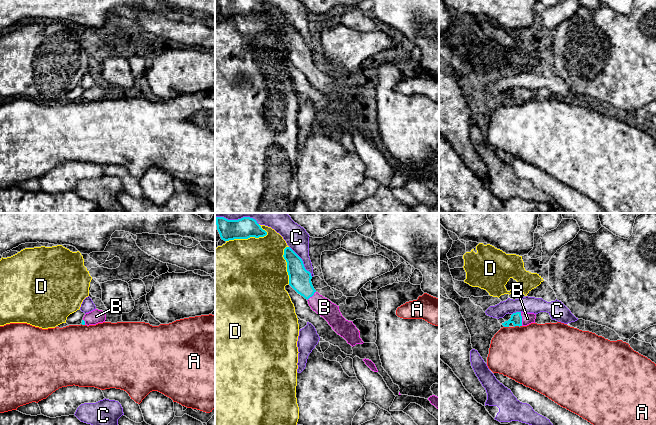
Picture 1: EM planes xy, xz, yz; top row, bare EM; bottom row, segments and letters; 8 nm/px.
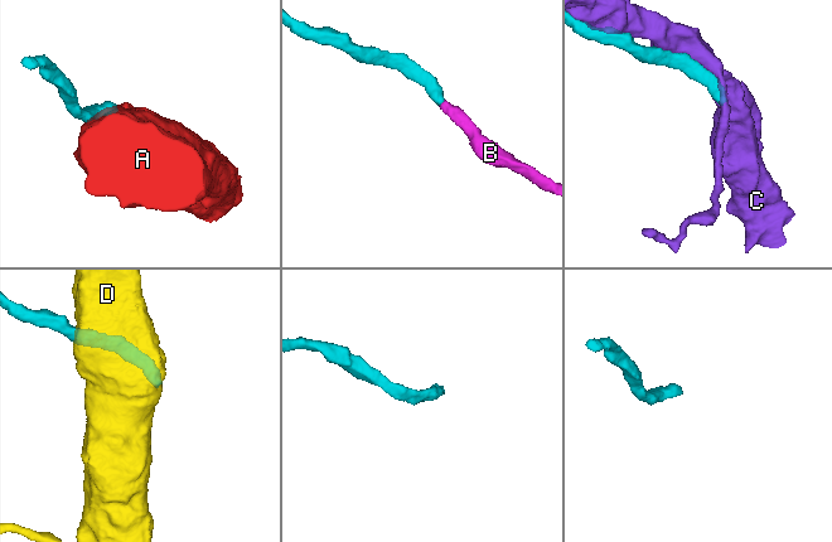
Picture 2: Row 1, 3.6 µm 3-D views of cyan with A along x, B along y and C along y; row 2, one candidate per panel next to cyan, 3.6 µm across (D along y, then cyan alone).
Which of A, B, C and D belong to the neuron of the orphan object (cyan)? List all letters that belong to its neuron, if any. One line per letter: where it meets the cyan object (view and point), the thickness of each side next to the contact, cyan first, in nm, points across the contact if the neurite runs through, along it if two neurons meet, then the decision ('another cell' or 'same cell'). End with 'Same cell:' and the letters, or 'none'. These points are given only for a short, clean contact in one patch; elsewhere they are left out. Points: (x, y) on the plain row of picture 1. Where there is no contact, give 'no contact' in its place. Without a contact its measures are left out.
A: contact yz (517, 101); calibres 90 and 460 nm; border yz (521, 101), (514, 103); another cell
B: contact yz (521, 95); calibres 90 and 100 nm; way yz (516, 94), (521, 95), (527, 94); same cell
C: contact xz (302, 37); calibres 180 and 190 nm; another cell
D: contact xz (247, 14); calibres 130 and 500 nm; another cell
Same cell: B

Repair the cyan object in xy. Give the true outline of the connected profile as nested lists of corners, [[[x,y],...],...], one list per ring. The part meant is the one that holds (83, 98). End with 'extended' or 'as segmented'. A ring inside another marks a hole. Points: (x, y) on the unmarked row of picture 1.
[[[95,85],[89,89],[86,89],[82,96],[82,101],[96,101],[103,99],[106,96],[106,90],[102,86]]]; extended

